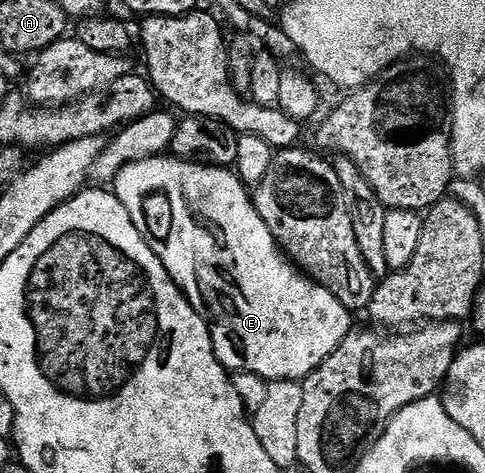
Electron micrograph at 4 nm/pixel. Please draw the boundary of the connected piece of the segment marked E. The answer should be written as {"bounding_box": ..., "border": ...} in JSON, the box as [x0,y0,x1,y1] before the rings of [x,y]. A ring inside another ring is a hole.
{"bounding_box":[113,153,353,381],"border":[[[164,153],[155,155],[152,159],[142,159],[136,163],[125,165],[125,169],[121,169],[119,176],[113,181],[113,193],[119,198],[121,205],[125,205],[129,217],[133,217],[133,225],[137,225],[141,237],[145,237],[149,249],[153,249],[153,253],[157,253],[161,265],[165,265],[171,280],[179,286],[184,297],[191,302],[199,316],[206,321],[213,341],[215,356],[223,362],[223,366],[227,368],[228,372],[257,373],[257,377],[268,381],[308,379],[339,348],[341,341],[345,341],[345,337],[353,329],[353,323],[351,323],[353,312],[345,305],[341,305],[341,301],[337,301],[337,297],[333,297],[333,293],[329,293],[329,289],[325,289],[320,283],[308,277],[287,258],[283,248],[273,237],[273,233],[269,233],[269,225],[265,225],[265,221],[261,221],[252,196],[249,194],[248,185],[239,178],[234,170],[225,167],[208,167],[205,163],[193,163],[190,159],[176,159],[170,154]]]}

